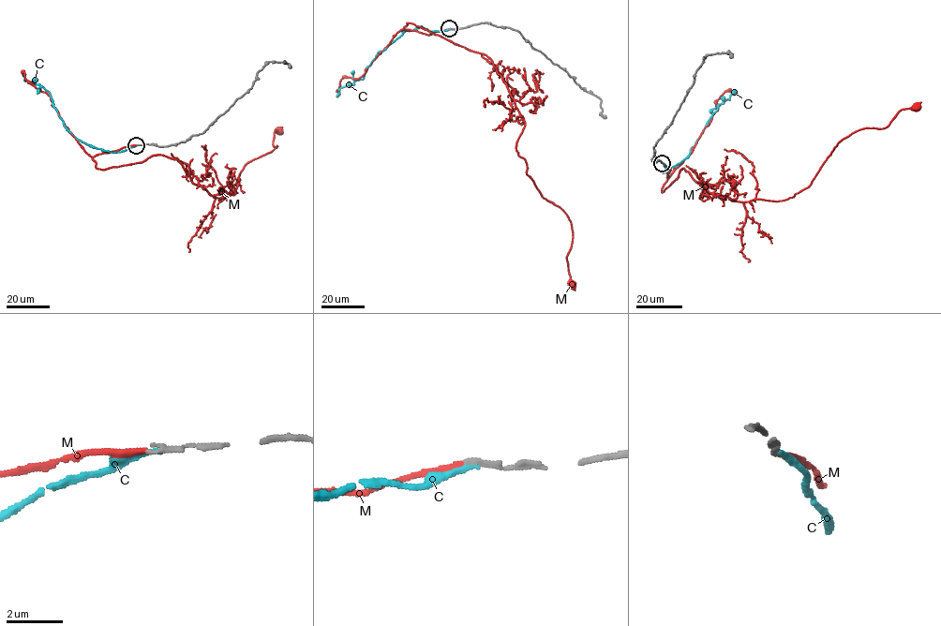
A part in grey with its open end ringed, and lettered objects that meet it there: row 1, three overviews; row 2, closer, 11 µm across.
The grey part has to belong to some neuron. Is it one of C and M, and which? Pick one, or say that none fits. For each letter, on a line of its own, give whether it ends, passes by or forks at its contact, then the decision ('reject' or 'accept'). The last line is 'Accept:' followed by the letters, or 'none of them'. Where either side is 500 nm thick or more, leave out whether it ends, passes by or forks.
C: it ends there; reject
M: it ends there; accept
Accept: M

